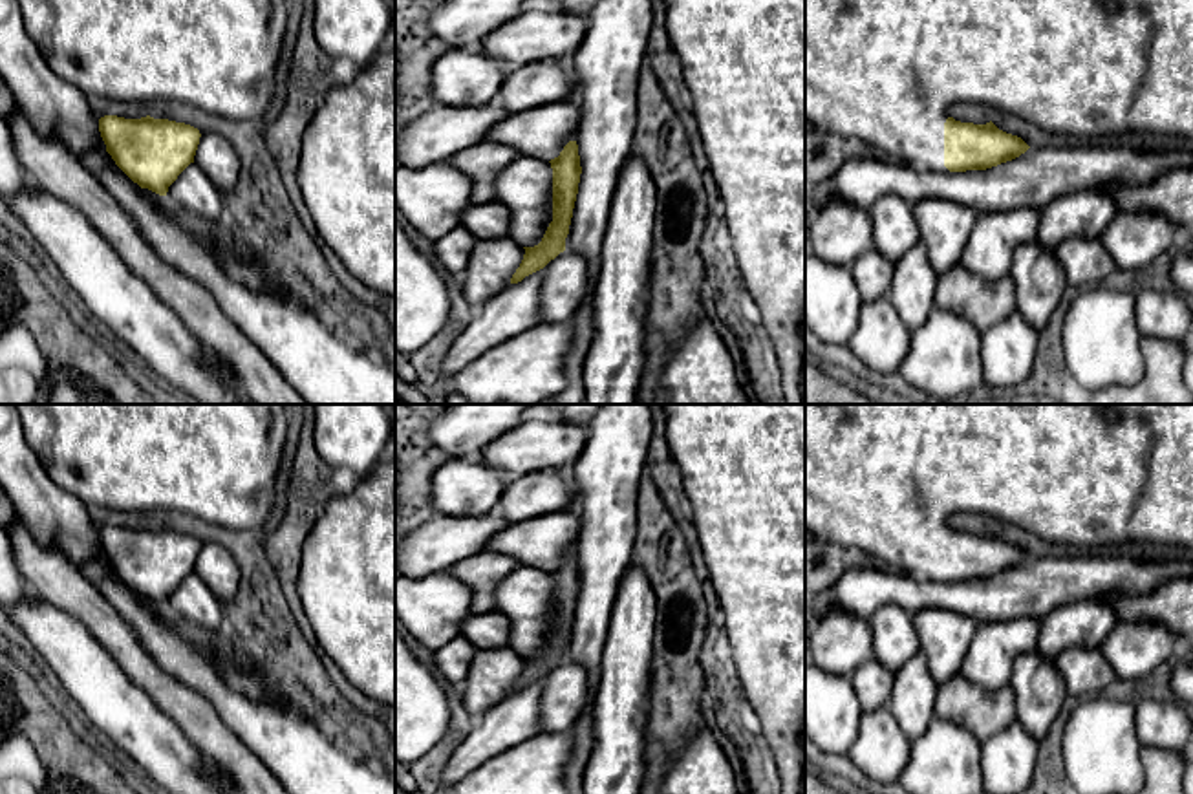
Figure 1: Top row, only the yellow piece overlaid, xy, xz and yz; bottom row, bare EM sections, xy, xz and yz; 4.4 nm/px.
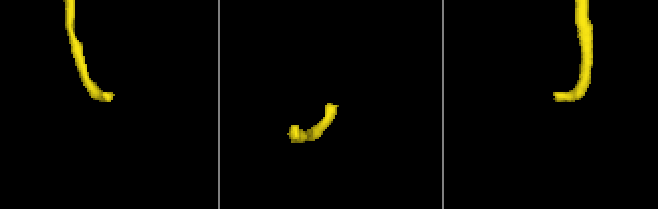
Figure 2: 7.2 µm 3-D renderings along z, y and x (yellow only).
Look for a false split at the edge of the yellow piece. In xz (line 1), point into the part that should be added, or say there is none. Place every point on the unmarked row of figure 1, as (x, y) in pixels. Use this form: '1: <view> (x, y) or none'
1: none

